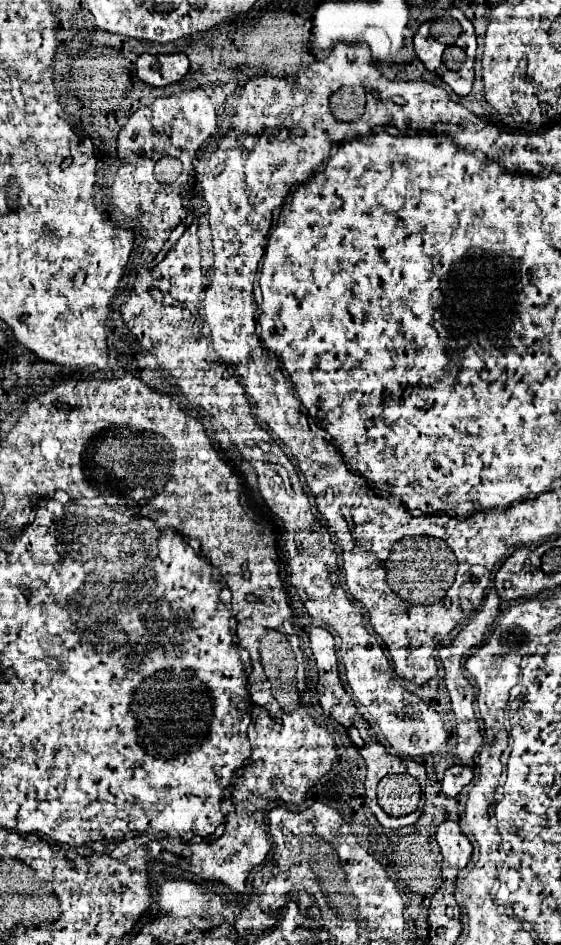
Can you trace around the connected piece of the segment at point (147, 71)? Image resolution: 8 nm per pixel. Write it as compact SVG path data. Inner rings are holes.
M140 55L136 61L138 79L152 87L166 87L180 81L188 73L186 55Z

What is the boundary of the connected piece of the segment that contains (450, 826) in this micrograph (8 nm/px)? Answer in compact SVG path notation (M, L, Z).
M446 821L440 823L436 829L436 841L440 845L440 853L444 857L442 861L442 879L444 885L450 887L450 883L456 881L456 875L460 869L466 867L472 855L472 843L468 837L460 831L458 823Z

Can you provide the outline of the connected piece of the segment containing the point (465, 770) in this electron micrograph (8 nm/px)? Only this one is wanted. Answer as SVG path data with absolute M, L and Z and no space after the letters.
M452 765L446 769L442 779L442 793L446 797L456 797L472 781L472 769L466 765Z

